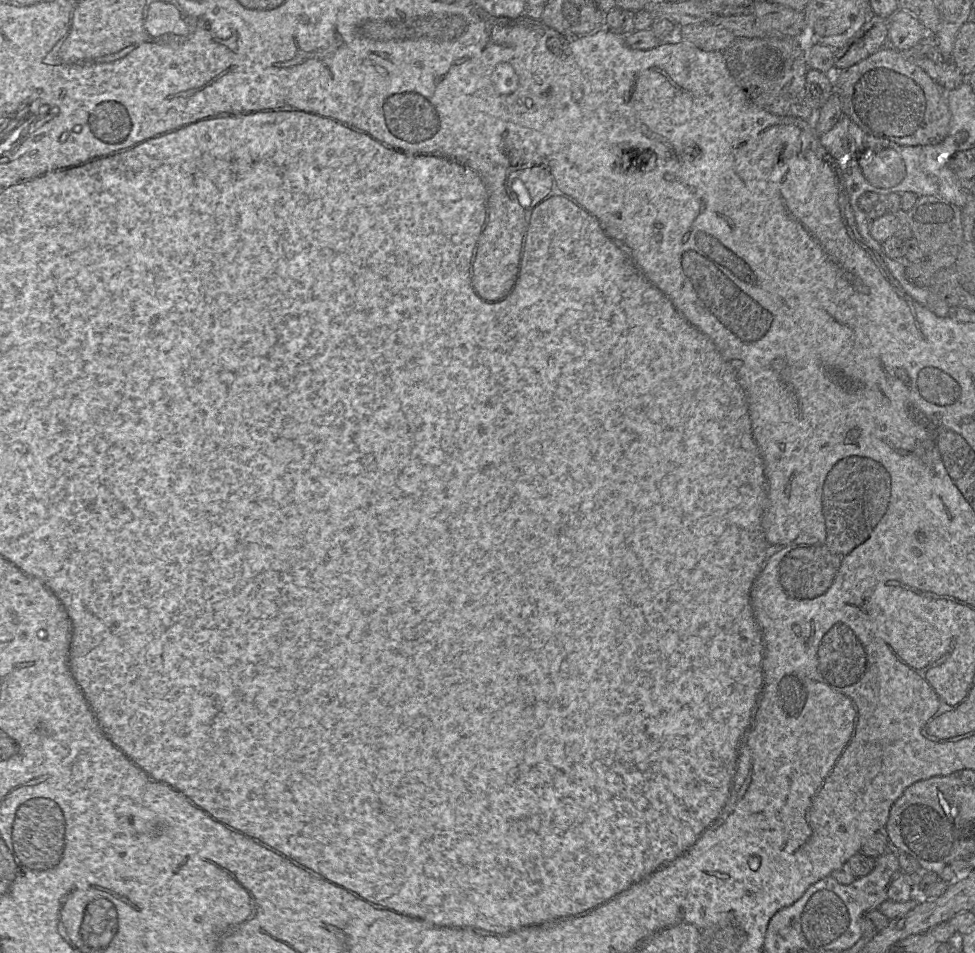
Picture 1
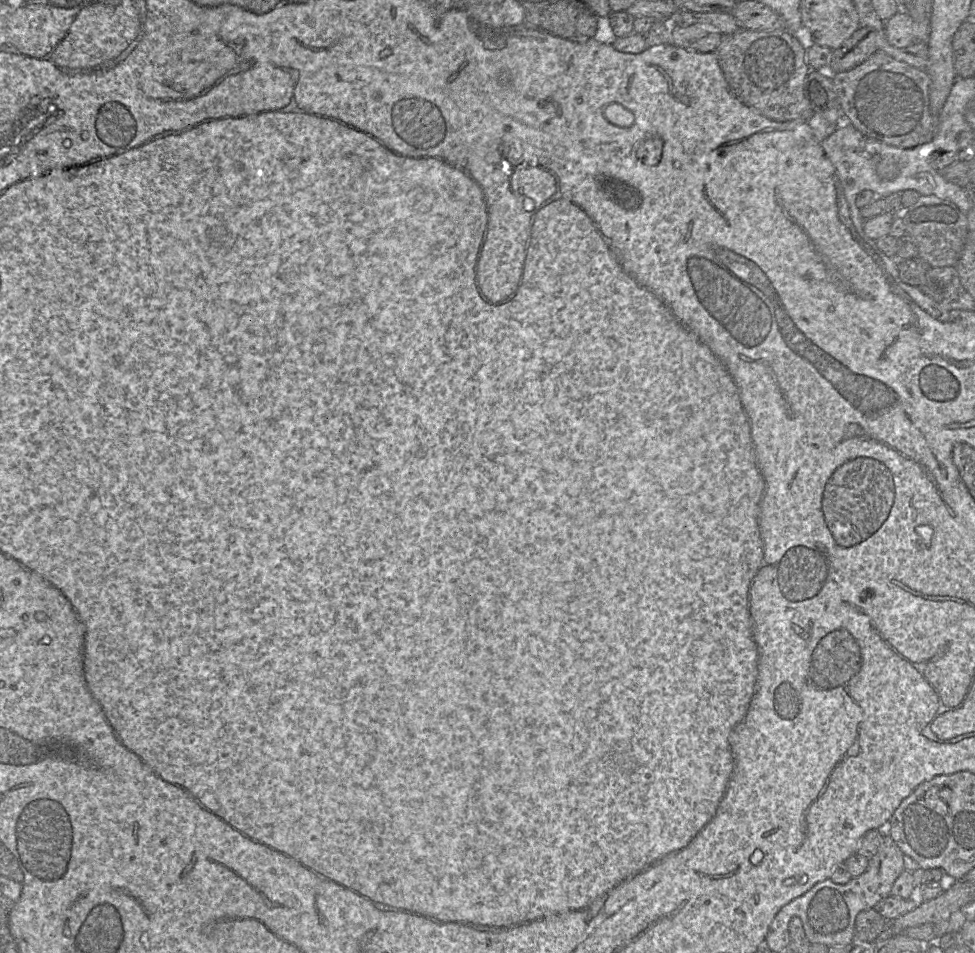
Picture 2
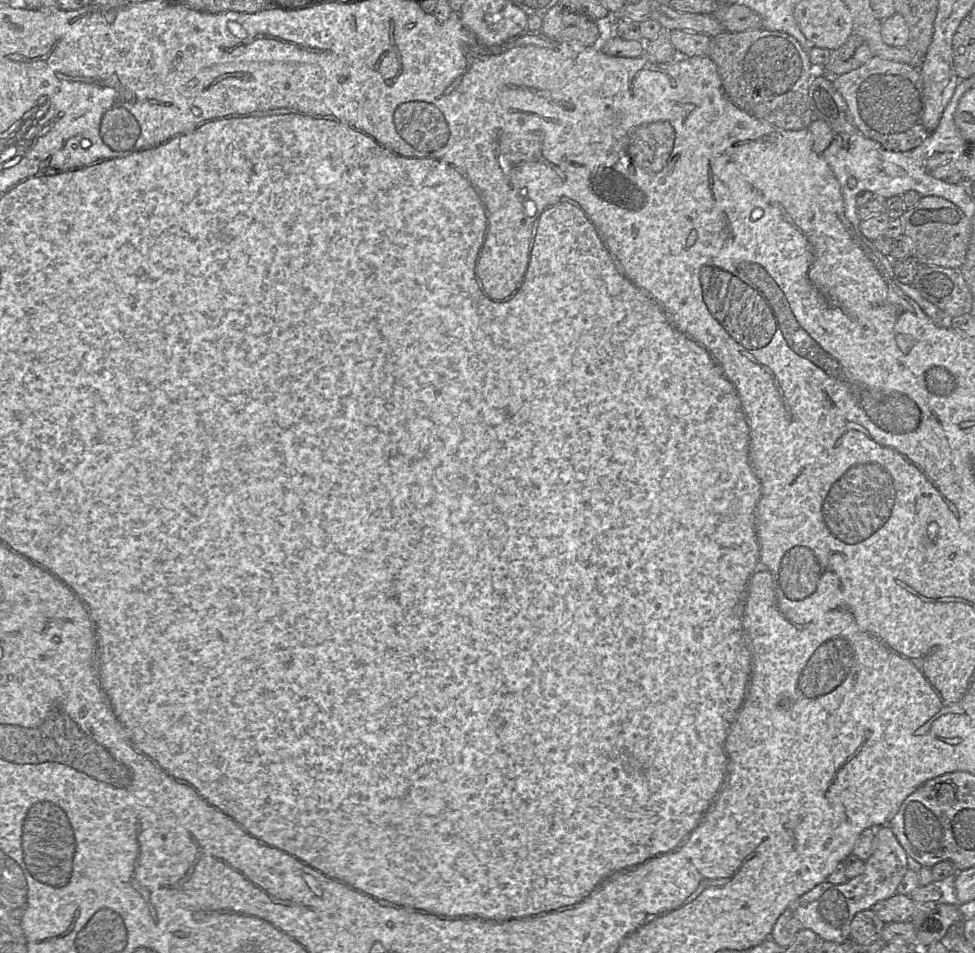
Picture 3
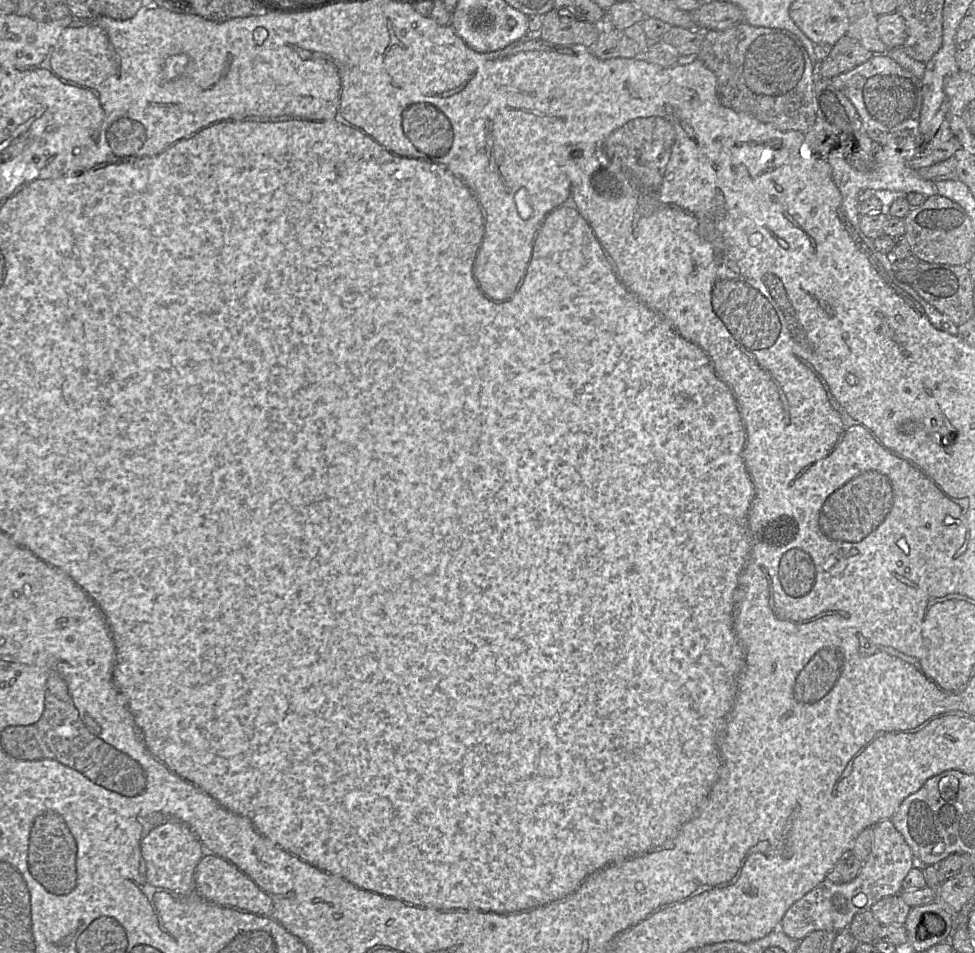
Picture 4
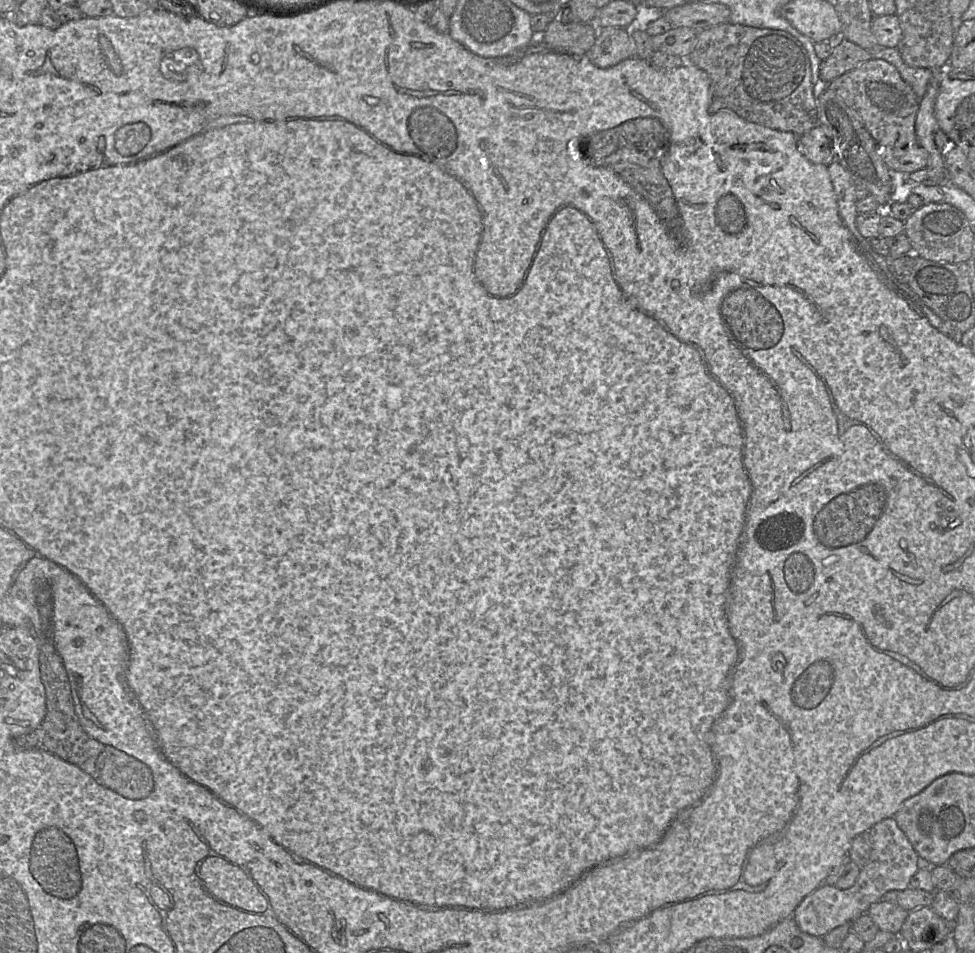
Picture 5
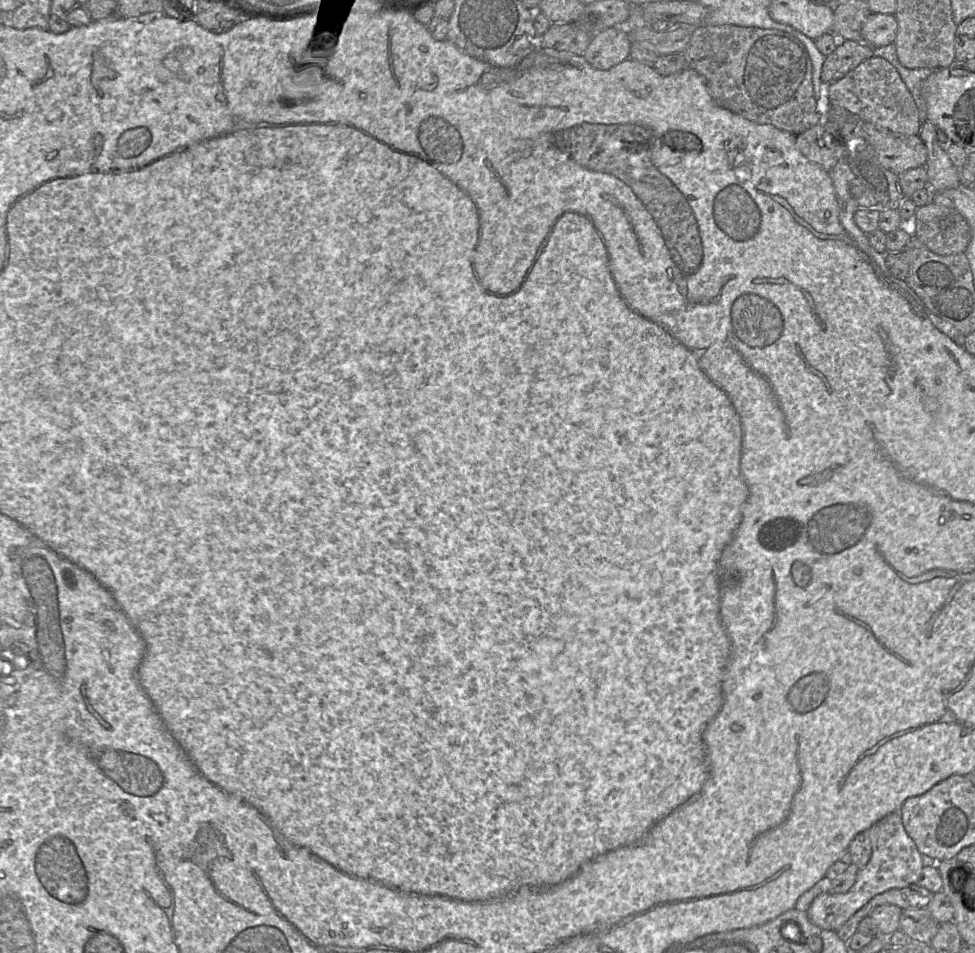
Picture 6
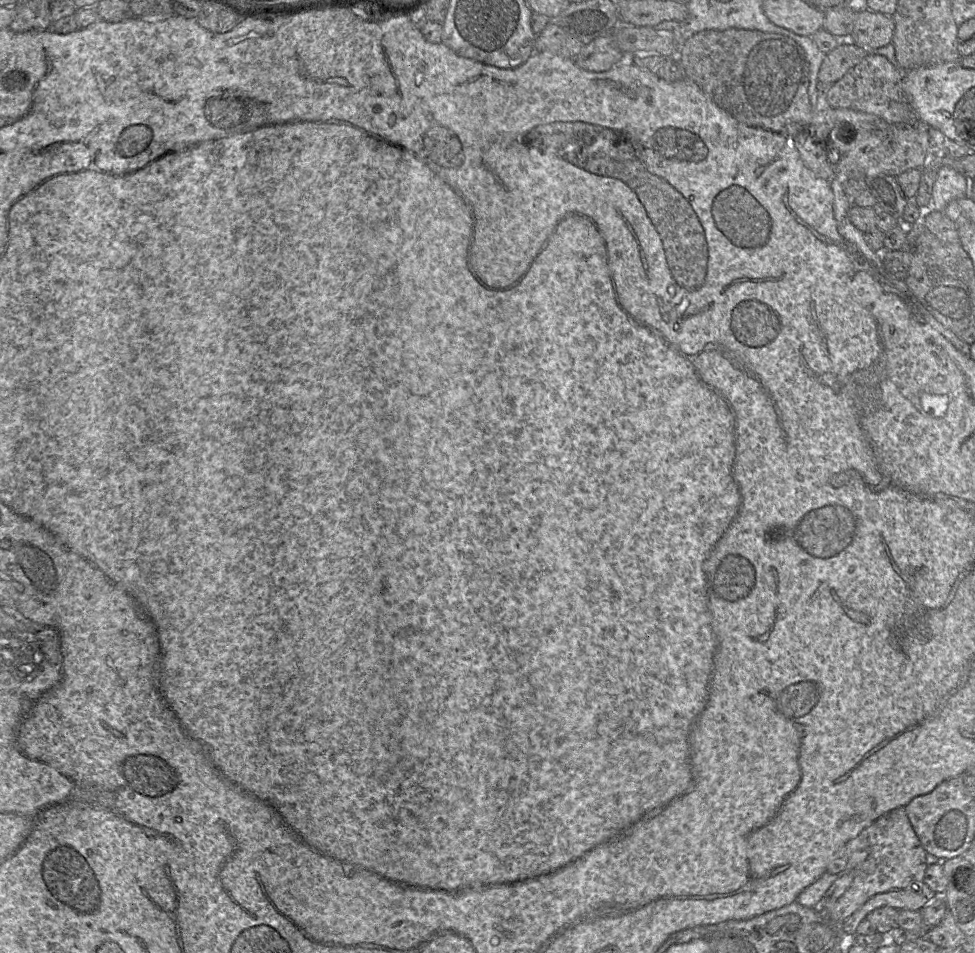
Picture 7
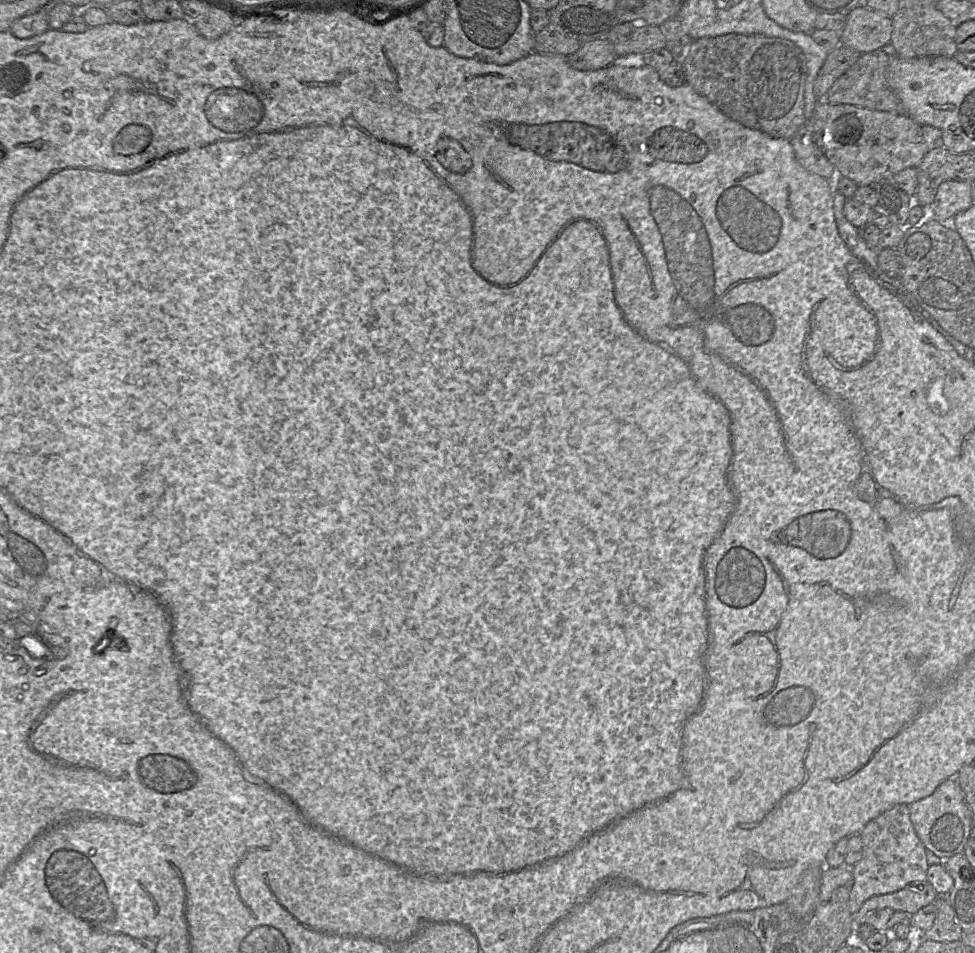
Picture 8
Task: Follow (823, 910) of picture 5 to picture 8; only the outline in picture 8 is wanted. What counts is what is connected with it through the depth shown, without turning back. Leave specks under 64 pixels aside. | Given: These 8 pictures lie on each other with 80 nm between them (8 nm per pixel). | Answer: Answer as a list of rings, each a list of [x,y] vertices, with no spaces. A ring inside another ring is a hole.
[[[898,804],[869,821],[859,833],[863,843],[863,856],[851,869],[849,911],[859,911],[869,898],[903,889],[910,883],[927,881],[929,864],[926,848],[918,838],[910,820],[909,807]]]

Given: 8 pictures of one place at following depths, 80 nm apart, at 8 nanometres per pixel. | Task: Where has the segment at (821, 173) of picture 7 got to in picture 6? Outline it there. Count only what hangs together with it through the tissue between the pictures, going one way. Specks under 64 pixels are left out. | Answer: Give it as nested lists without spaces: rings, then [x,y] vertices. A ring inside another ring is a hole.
[[[822,122],[797,135],[797,147],[809,161],[819,164],[827,172],[831,172],[839,161],[844,161],[846,155],[844,144],[836,141]]]

